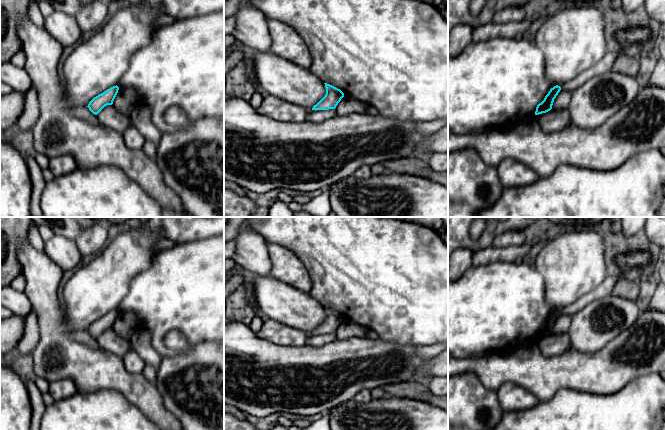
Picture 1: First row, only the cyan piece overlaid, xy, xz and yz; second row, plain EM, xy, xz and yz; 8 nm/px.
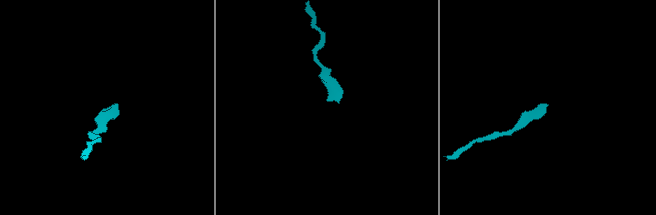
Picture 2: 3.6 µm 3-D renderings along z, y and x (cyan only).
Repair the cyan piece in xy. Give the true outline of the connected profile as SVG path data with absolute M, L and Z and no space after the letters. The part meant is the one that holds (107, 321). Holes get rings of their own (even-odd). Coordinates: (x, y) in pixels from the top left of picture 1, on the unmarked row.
M113 310L98 320L94 321L88 328L89 334L97 339L105 330L112 329L118 317L119 311Z

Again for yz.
M558 309L551 312L548 318L545 320L544 324L537 329L535 339L539 339L550 335L552 333L554 323L556 322L560 314L561 311Z

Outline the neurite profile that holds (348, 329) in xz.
M344 319L344 321L336 330L335 334L337 336L337 339L340 340L348 339L352 337L360 337L360 338L373 339L373 340L379 338L379 336L374 331L364 326L360 326L355 322L352 322L347 319Z

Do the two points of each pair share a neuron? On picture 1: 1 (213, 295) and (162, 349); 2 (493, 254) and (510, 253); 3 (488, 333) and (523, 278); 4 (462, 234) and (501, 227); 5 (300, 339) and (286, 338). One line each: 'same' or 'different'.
1: same
2: same
3: same
4: same
5: same

